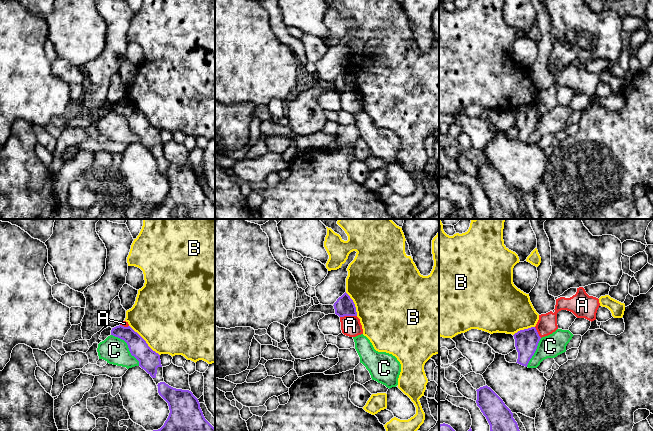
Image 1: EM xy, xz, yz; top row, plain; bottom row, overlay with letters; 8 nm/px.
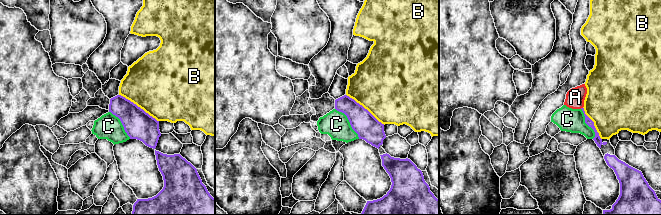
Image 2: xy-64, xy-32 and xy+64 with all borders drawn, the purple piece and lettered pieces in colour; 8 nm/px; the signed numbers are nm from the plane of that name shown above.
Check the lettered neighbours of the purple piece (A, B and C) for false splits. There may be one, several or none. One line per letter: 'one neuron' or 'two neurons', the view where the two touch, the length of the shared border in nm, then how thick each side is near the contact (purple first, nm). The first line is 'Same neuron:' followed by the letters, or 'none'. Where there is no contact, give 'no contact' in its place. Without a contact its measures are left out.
Same neuron: none
A: two neurons | xz | 140 nm | 160/160 nm
B: two neurons | xy | 340 nm | 170/500 nm
C: two neurons | xy | 340 nm | 170/220 nm

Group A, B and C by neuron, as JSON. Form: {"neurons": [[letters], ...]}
{"neurons": [["A"], ["B"], ["C"]]}

